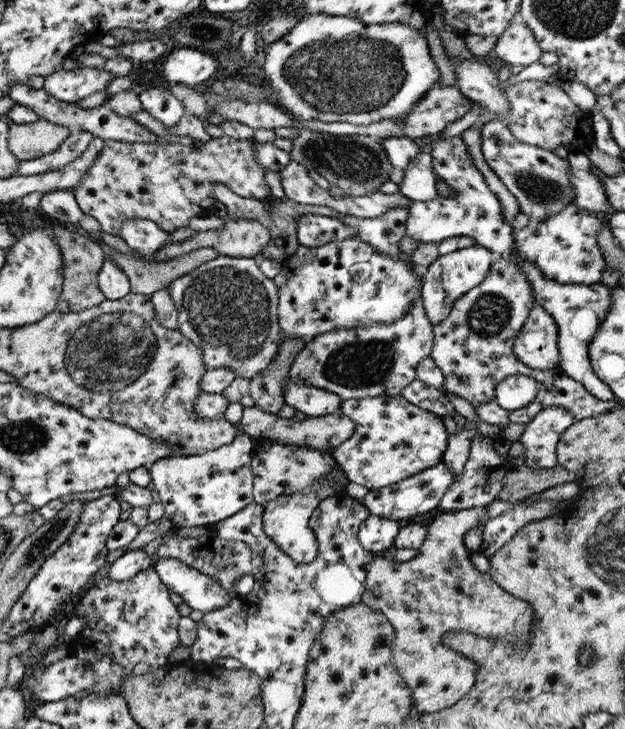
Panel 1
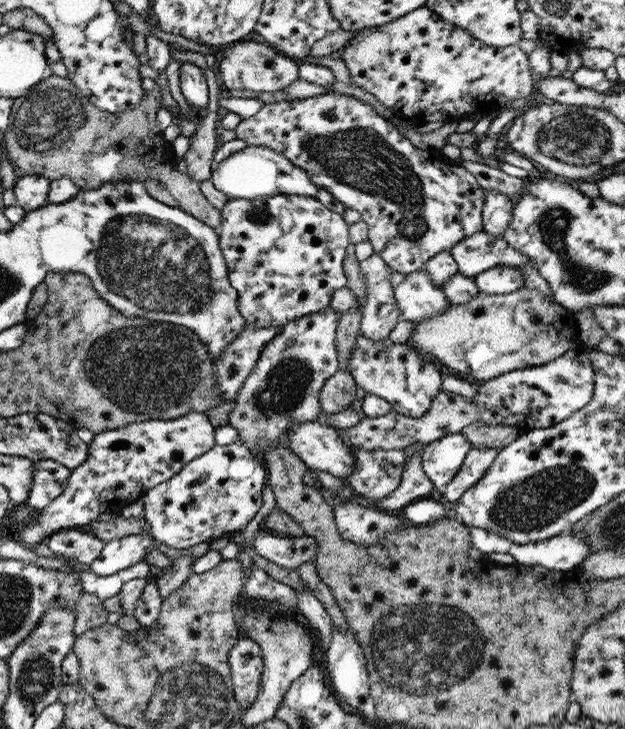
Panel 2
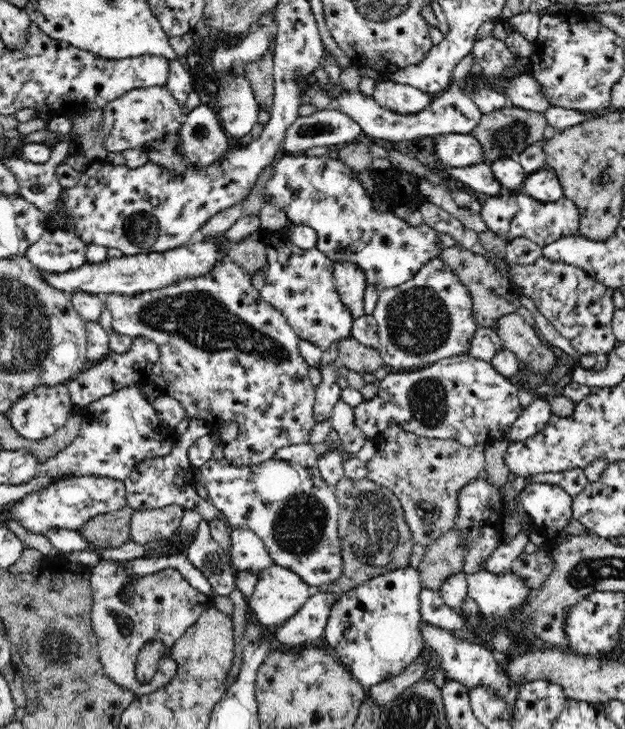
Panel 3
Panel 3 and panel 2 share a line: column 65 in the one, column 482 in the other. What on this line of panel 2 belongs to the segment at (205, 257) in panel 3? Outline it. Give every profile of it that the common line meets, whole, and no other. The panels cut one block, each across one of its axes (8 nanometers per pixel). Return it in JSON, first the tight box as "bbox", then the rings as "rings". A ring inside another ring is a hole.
{"bbox":[472,266,523,294],"rings":[[[495,266],[472,277],[476,290],[485,294],[509,294],[523,288],[523,270],[518,267]]]}

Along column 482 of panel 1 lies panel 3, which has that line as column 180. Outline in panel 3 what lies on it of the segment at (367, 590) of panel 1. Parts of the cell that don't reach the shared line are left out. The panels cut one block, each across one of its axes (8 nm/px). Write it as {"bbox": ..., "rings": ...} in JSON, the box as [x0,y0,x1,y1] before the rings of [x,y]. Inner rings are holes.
{"bbox":[90,504,213,695],"rings":[[[172,504],[162,508],[154,508],[150,510],[134,511],[130,521],[131,540],[138,544],[150,544],[155,540],[165,540],[174,534],[174,530],[181,525],[183,506]],[[101,559],[101,561],[98,563],[97,566],[94,566],[91,568],[91,577],[90,577],[90,584],[91,584],[91,591],[93,596],[93,603],[92,603],[92,612],[91,612],[91,625],[93,626],[93,631],[95,632],[96,638],[97,638],[97,649],[99,652],[99,659],[102,663],[103,669],[105,670],[105,673],[118,685],[123,686],[125,689],[128,689],[132,691],[136,695],[143,695],[143,694],[150,694],[150,692],[154,692],[154,690],[158,690],[158,688],[162,688],[163,686],[166,686],[167,682],[170,682],[170,678],[176,674],[176,661],[170,657],[170,655],[166,655],[165,657],[162,657],[160,659],[160,662],[158,663],[158,670],[156,671],[156,674],[152,677],[152,680],[149,680],[148,682],[143,683],[142,681],[139,681],[137,679],[136,674],[136,662],[138,658],[138,654],[140,652],[140,649],[146,642],[152,642],[152,641],[160,641],[163,642],[166,646],[168,646],[168,652],[169,647],[172,646],[185,632],[187,628],[190,628],[197,620],[198,618],[205,613],[205,611],[210,608],[213,604],[212,597],[209,597],[208,595],[202,594],[199,590],[196,590],[184,577],[183,573],[181,573],[179,570],[168,568],[166,567],[164,570],[161,570],[160,572],[155,572],[152,574],[147,574],[146,576],[143,576],[142,578],[139,578],[137,580],[137,583],[135,584],[135,589],[133,590],[134,594],[132,598],[124,598],[124,599],[130,599],[129,603],[126,603],[122,601],[122,588],[126,585],[126,571],[124,571],[124,567],[118,563],[118,561],[108,561]]]}

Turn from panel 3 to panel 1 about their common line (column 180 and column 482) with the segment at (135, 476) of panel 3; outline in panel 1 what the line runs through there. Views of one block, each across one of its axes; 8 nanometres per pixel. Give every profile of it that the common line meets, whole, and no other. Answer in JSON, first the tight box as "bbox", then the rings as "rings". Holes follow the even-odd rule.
{"bbox":[438,435,514,512],"rings":[[[473,435],[470,438],[468,459],[463,465],[461,475],[447,487],[438,506],[445,512],[454,512],[488,505],[489,501],[495,499],[496,494],[500,492],[502,484],[505,482],[506,472],[514,467],[513,462],[507,457],[501,458],[496,455],[491,438]]]}

